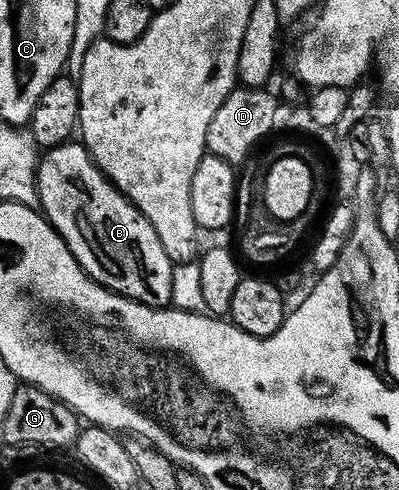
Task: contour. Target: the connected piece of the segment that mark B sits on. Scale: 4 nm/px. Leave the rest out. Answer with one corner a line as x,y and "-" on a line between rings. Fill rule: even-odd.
68,141
46,148
42,154
43,160
38,161
35,168
37,203
47,222
65,241
69,253
73,253
77,265
81,265
90,279
113,293
150,307
168,306
173,293
175,267
165,253
165,245
161,245
161,237
157,237
153,225
149,225
146,217
103,176
102,169
92,161
82,142

